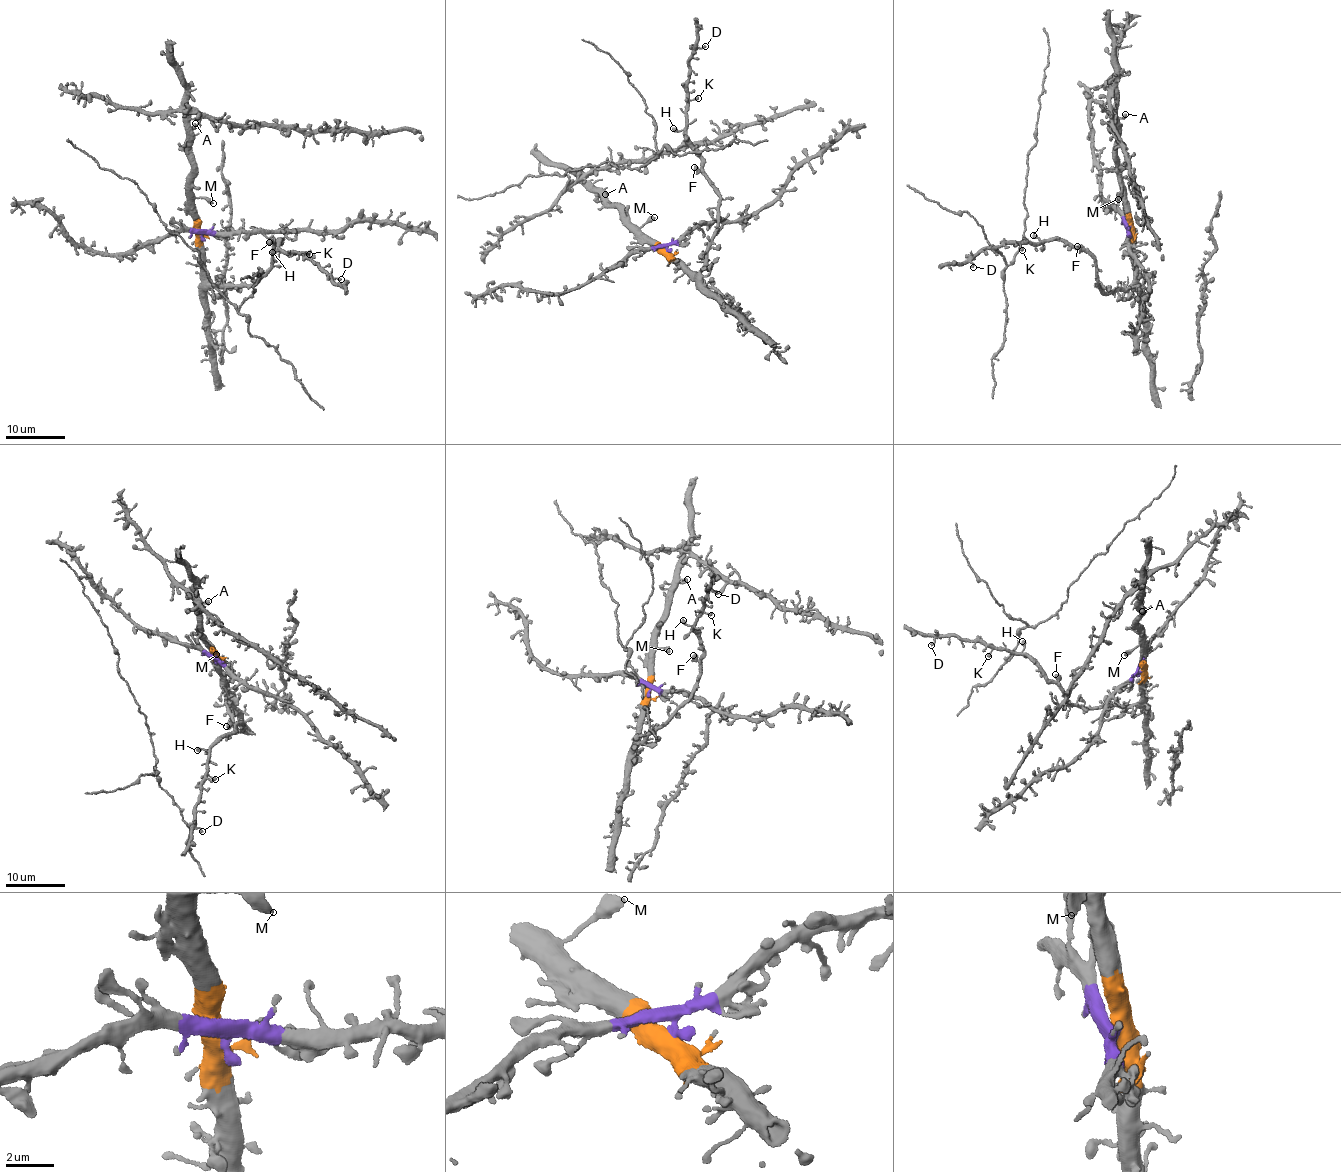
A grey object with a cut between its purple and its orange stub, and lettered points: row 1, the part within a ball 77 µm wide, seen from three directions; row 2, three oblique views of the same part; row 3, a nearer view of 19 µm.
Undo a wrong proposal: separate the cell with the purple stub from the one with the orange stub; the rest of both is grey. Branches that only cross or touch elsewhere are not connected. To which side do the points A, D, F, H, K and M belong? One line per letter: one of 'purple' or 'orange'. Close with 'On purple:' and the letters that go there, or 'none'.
A: orange
D: orange
F: orange
H: orange
K: orange
M: orange
On purple: none

